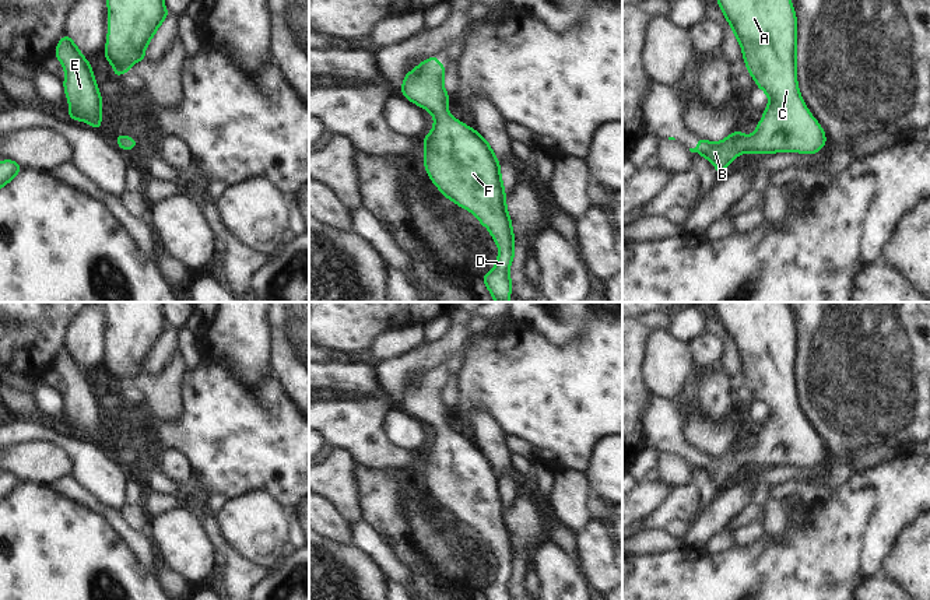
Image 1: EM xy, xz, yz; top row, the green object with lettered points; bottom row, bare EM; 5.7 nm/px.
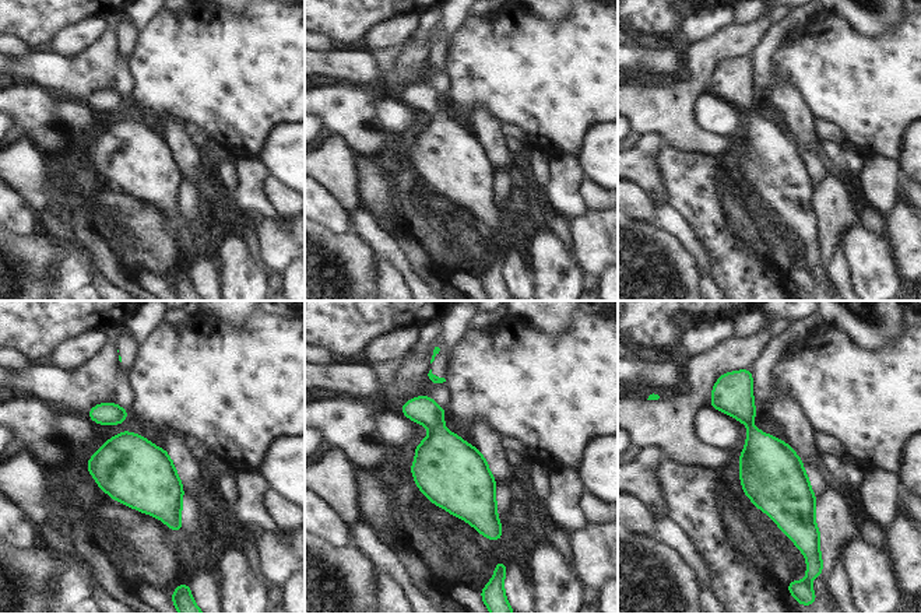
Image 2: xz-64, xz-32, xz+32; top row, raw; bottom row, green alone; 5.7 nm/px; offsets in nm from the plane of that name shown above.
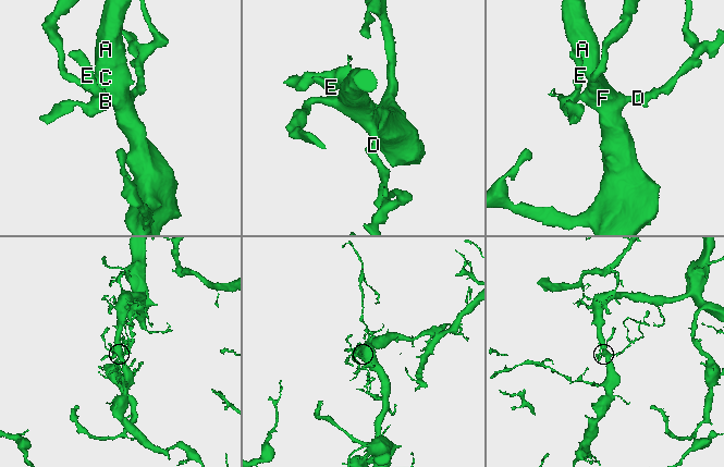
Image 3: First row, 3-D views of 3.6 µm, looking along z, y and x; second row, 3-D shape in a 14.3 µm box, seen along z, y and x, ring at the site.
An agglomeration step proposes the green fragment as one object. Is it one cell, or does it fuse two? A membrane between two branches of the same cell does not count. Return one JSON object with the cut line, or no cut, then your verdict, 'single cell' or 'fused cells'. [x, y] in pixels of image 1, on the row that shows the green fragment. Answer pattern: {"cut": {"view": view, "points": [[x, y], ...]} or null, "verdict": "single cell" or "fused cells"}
{"cut": null, "verdict": "single cell"}

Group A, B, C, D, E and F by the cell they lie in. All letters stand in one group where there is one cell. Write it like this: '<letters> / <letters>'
A B C D E F

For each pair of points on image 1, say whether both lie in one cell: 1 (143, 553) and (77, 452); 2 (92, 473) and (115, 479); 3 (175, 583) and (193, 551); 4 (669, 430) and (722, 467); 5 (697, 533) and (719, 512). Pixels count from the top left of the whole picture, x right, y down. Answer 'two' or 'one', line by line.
1: two
2: one
3: two
4: one
5: one

